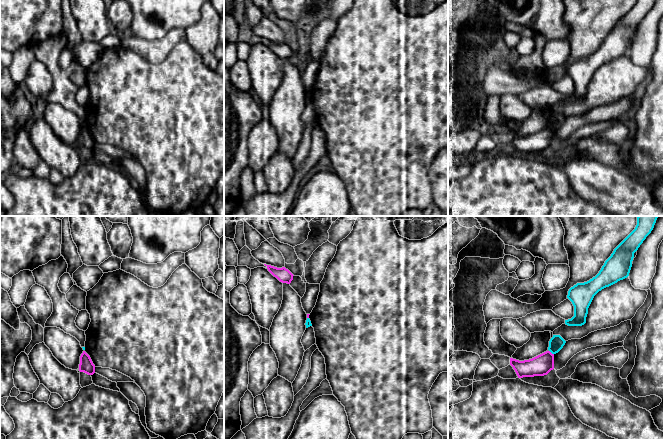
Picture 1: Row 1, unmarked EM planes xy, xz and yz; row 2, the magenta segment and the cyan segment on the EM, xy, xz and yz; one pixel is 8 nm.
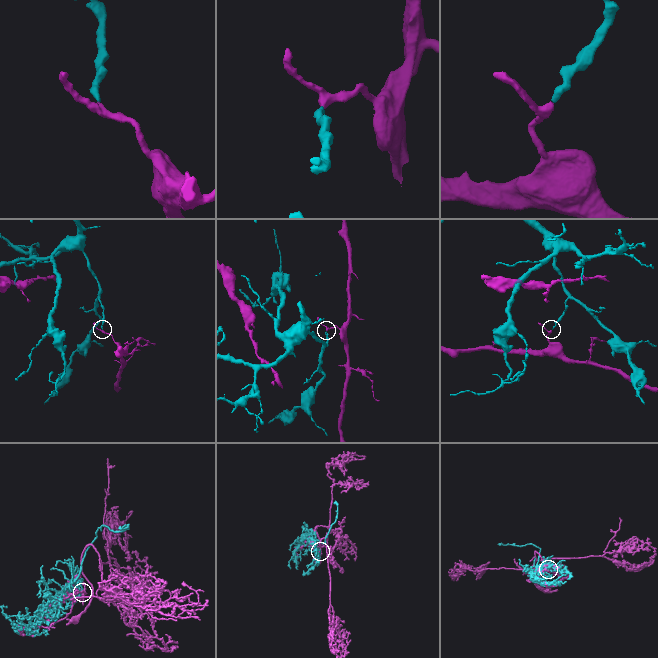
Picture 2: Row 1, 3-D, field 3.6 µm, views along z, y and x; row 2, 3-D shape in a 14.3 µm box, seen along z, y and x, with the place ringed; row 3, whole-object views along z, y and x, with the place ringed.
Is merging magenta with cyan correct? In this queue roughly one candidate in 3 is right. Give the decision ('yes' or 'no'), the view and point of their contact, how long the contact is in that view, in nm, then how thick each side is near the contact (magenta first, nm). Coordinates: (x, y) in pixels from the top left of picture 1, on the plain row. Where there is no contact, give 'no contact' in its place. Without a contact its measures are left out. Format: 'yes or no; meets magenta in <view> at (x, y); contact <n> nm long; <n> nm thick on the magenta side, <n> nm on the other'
no; meets magenta in yz at (550, 128); contact 50 nm long; 170 nm thick on the magenta side, 120 nm on the other

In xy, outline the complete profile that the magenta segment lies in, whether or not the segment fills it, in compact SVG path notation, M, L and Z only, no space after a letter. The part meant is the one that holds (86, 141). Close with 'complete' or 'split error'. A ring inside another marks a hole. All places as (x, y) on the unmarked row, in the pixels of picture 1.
M83 127L80 132L79 147L88 151L93 151L95 149L95 141L93 140L90 132L85 127Z; complete

